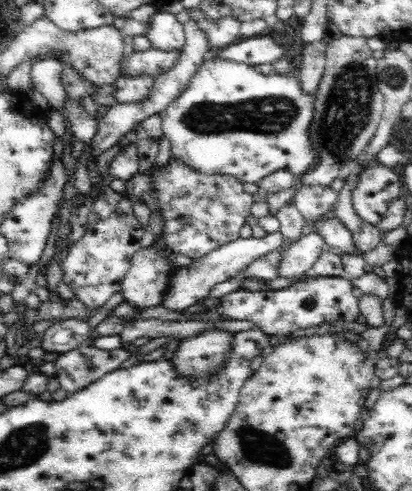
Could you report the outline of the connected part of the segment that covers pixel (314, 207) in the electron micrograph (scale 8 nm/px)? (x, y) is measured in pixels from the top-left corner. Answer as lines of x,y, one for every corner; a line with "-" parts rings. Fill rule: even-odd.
301,185
293,198
304,220
308,222
314,217
330,212
337,194
328,185

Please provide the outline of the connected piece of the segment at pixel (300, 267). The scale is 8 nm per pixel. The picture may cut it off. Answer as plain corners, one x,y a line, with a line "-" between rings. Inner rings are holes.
313,232
283,249
282,260
278,266
278,277
294,283
307,276
312,266
326,247
323,240

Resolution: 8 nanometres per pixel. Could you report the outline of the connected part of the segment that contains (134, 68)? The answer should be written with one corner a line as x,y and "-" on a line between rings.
182,47
168,52
150,48
144,51
132,51
129,55
122,57
119,66
122,78
126,76
151,76
158,78
160,74
168,72
176,60
180,58

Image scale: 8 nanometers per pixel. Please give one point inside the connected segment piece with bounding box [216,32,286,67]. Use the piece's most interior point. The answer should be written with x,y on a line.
261,50

